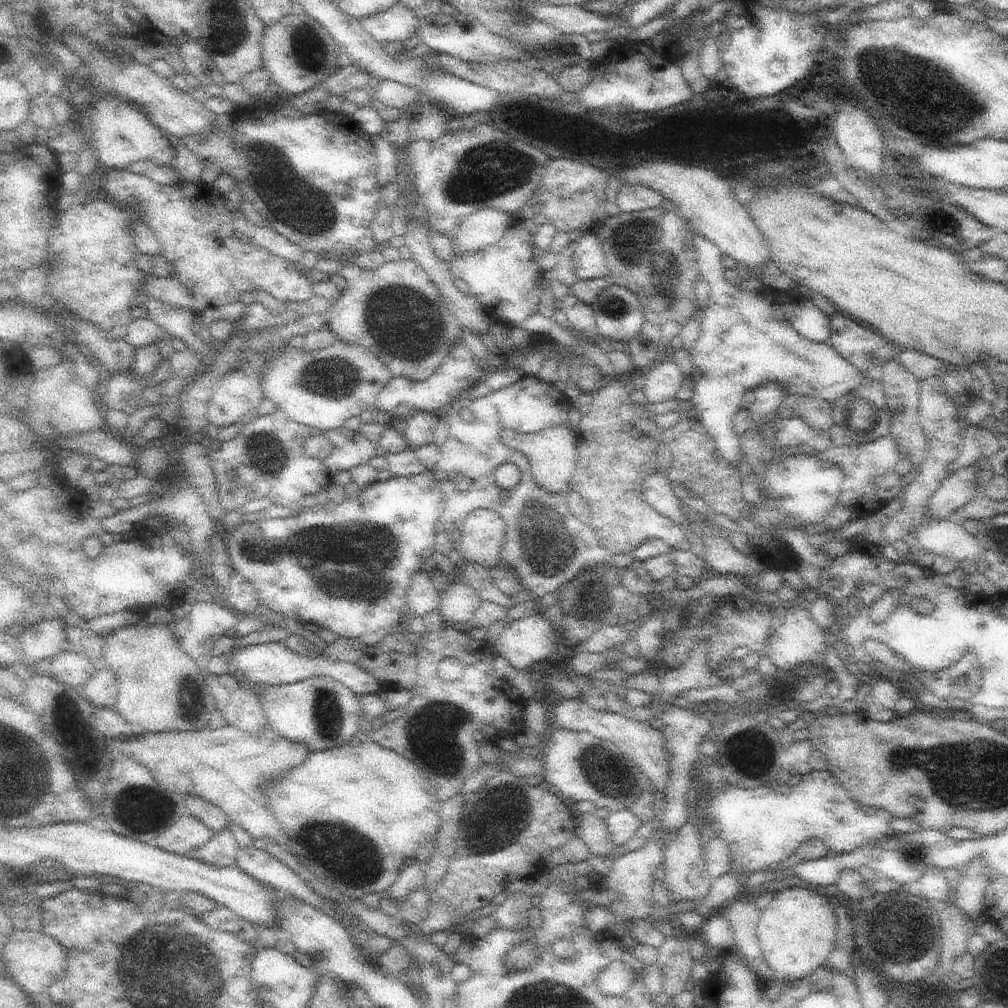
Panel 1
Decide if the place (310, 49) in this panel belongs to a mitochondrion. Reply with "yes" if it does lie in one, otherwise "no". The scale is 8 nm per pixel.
yes

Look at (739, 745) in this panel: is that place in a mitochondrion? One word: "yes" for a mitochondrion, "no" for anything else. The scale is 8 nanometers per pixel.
yes

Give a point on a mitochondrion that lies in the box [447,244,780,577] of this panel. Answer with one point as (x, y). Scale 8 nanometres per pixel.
(545, 535)

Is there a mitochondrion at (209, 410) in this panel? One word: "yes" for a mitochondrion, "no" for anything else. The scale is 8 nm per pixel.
no

